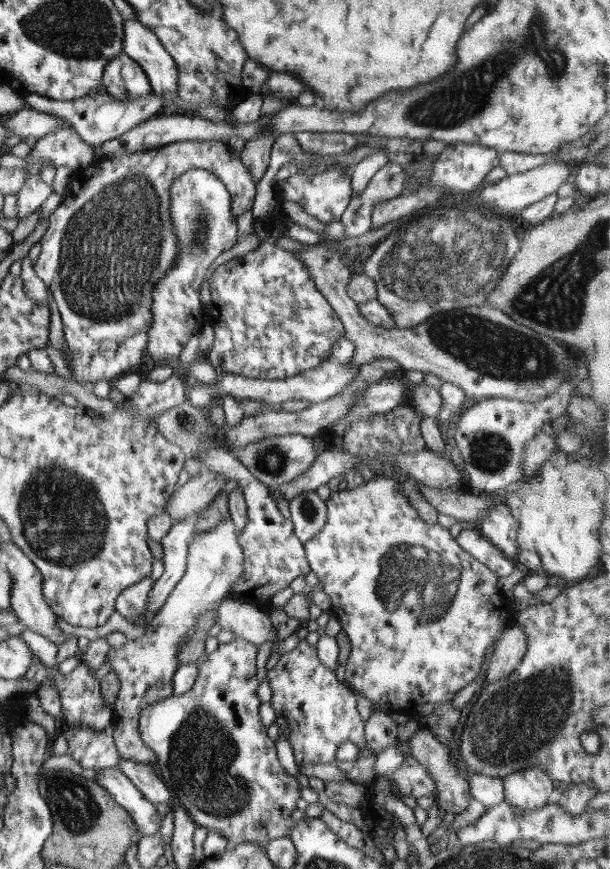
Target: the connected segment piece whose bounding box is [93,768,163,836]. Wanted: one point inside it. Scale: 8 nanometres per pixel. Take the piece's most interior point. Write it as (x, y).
(147, 820)

